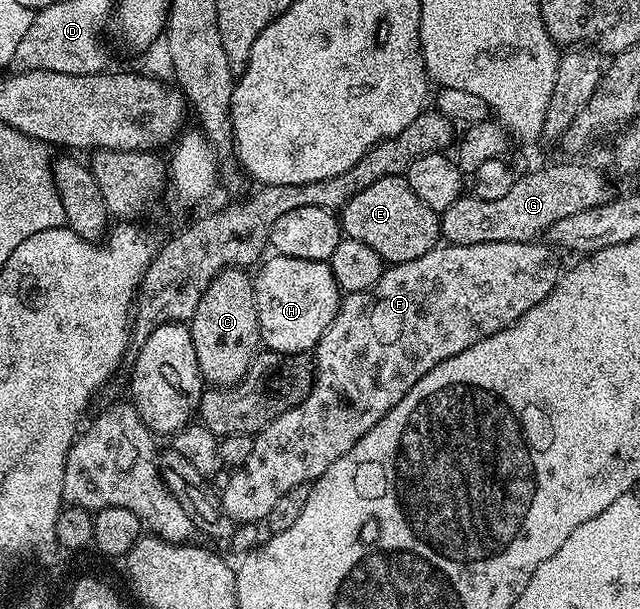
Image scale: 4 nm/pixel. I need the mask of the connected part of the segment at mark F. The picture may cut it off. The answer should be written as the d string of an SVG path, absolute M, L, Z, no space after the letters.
M532 241L529 243L482 243L472 247L437 245L429 253L425 253L425 257L417 257L413 261L388 266L382 277L369 289L346 292L340 298L337 317L333 317L329 329L325 329L321 341L315 346L313 352L315 384L311 386L310 393L293 409L278 415L275 420L267 424L264 431L254 436L253 453L249 453L249 461L245 461L241 469L242 474L247 474L247 483L231 483L224 491L221 491L223 510L235 520L236 524L266 520L269 509L273 509L273 505L277 505L277 501L281 501L281 497L285 497L289 489L297 489L301 480L308 485L314 483L316 479L323 476L325 469L329 469L329 465L333 465L333 461L345 457L345 453L349 453L349 449L353 449L353 445L357 445L357 441L361 441L361 437L365 437L365 433L369 433L369 429L373 429L373 425L377 425L377 421L381 421L381 417L385 417L385 413L389 413L389 409L393 409L393 405L397 405L397 401L401 401L401 397L405 397L405 393L409 393L409 389L413 389L413 385L417 385L417 381L421 381L421 377L429 373L429 369L469 349L469 345L513 325L522 315L529 313L533 305L545 301L545 297L549 297L549 293L555 288L557 274L555 275L555 263L551 260L552 248L542 247L541 244L542 242Z

